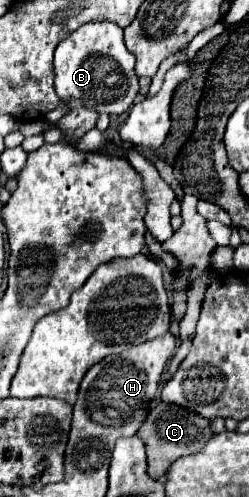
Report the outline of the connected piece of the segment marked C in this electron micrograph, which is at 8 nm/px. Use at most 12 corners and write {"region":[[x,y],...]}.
{"region":[[160,402],[138,430],[162,478],[214,436],[212,420]]}

